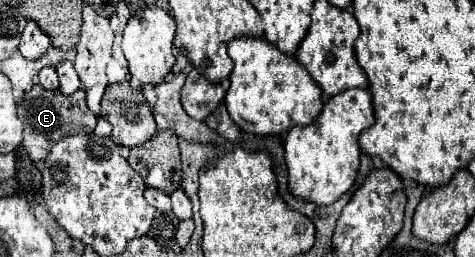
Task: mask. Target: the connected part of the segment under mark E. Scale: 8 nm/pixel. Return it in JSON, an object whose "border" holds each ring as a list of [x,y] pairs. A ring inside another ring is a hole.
{"border":[[[34,86],[24,94],[24,98],[18,102],[18,116],[24,124],[24,148],[30,156],[30,160],[40,162],[48,154],[48,146],[52,142],[58,142],[58,138],[76,134],[76,132],[86,132],[92,134],[96,128],[96,116],[88,110],[86,106],[86,94],[84,88],[76,90],[74,96],[64,96],[60,90],[42,90],[42,86]]]}

